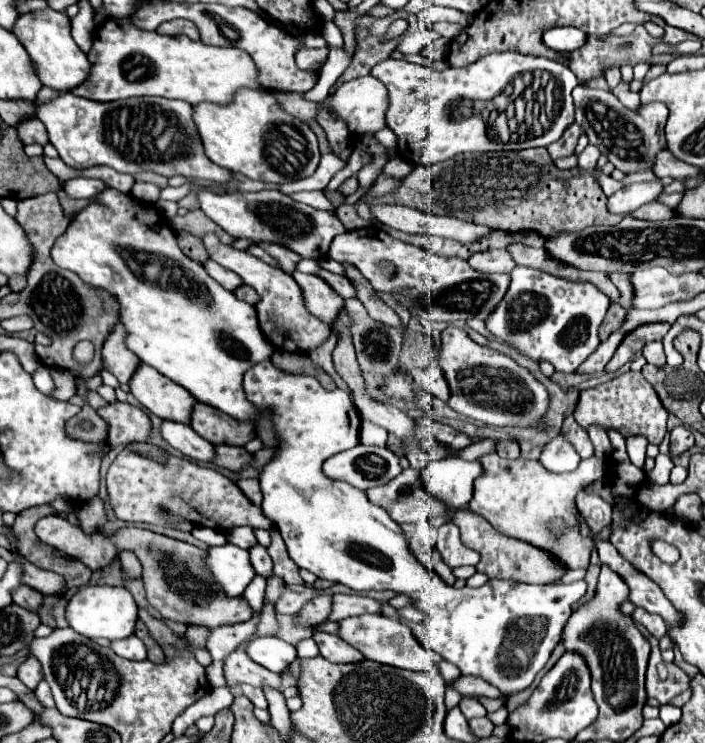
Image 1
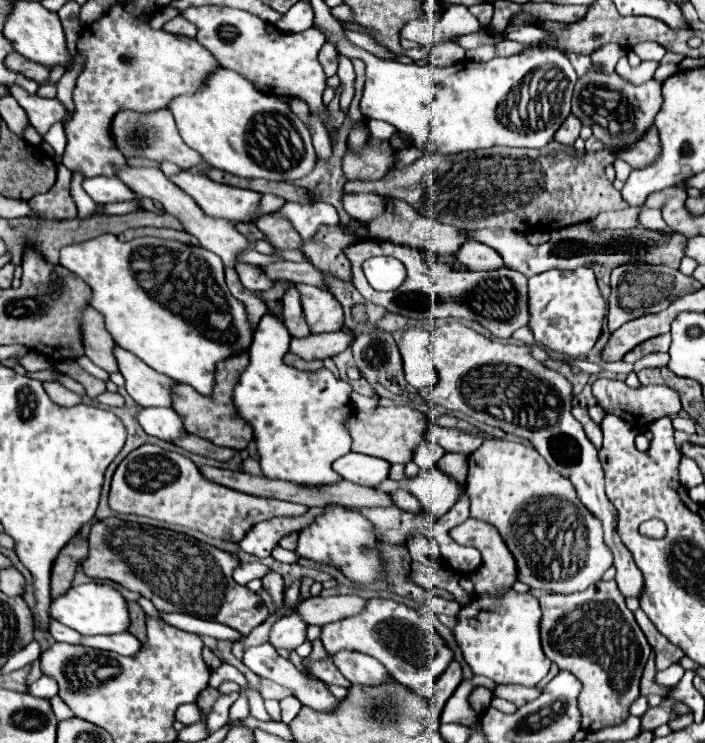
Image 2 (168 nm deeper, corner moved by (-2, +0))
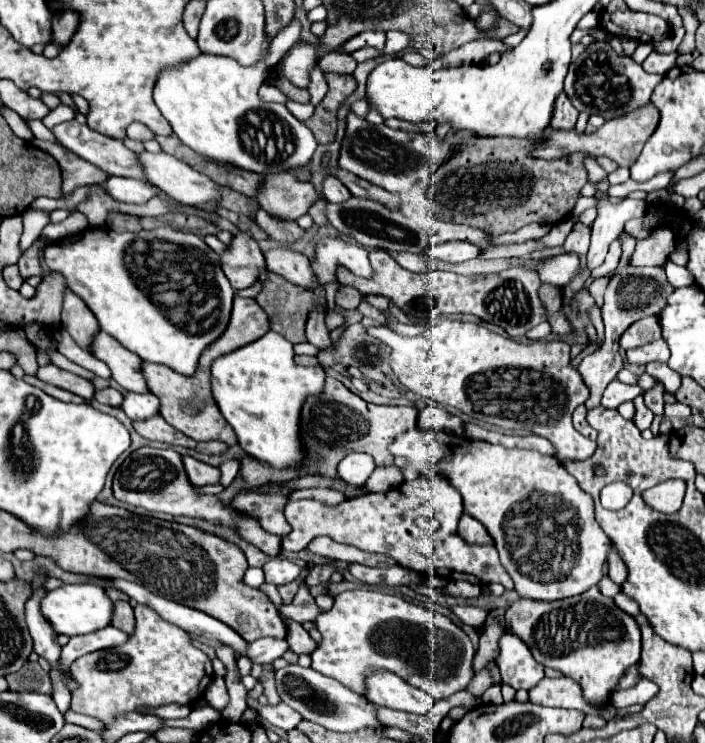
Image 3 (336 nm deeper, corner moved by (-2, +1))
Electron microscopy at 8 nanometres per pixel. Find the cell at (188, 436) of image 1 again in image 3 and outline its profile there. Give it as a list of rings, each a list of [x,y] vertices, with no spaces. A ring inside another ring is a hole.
[[[128,392],[122,402],[122,410],[130,420],[152,418],[152,414],[160,414],[160,400],[154,394]]]

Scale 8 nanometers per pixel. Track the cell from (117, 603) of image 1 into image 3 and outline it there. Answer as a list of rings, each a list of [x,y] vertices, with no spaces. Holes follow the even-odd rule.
[[[62,584],[60,588],[48,592],[42,598],[40,610],[44,618],[48,618],[52,628],[58,634],[66,634],[66,636],[90,634],[90,632],[102,630],[112,622],[112,600],[96,584]]]

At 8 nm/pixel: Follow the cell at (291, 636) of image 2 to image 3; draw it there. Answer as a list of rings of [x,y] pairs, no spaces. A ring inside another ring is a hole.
[[[260,638],[248,646],[248,658],[256,664],[270,664],[288,650],[284,638]]]

